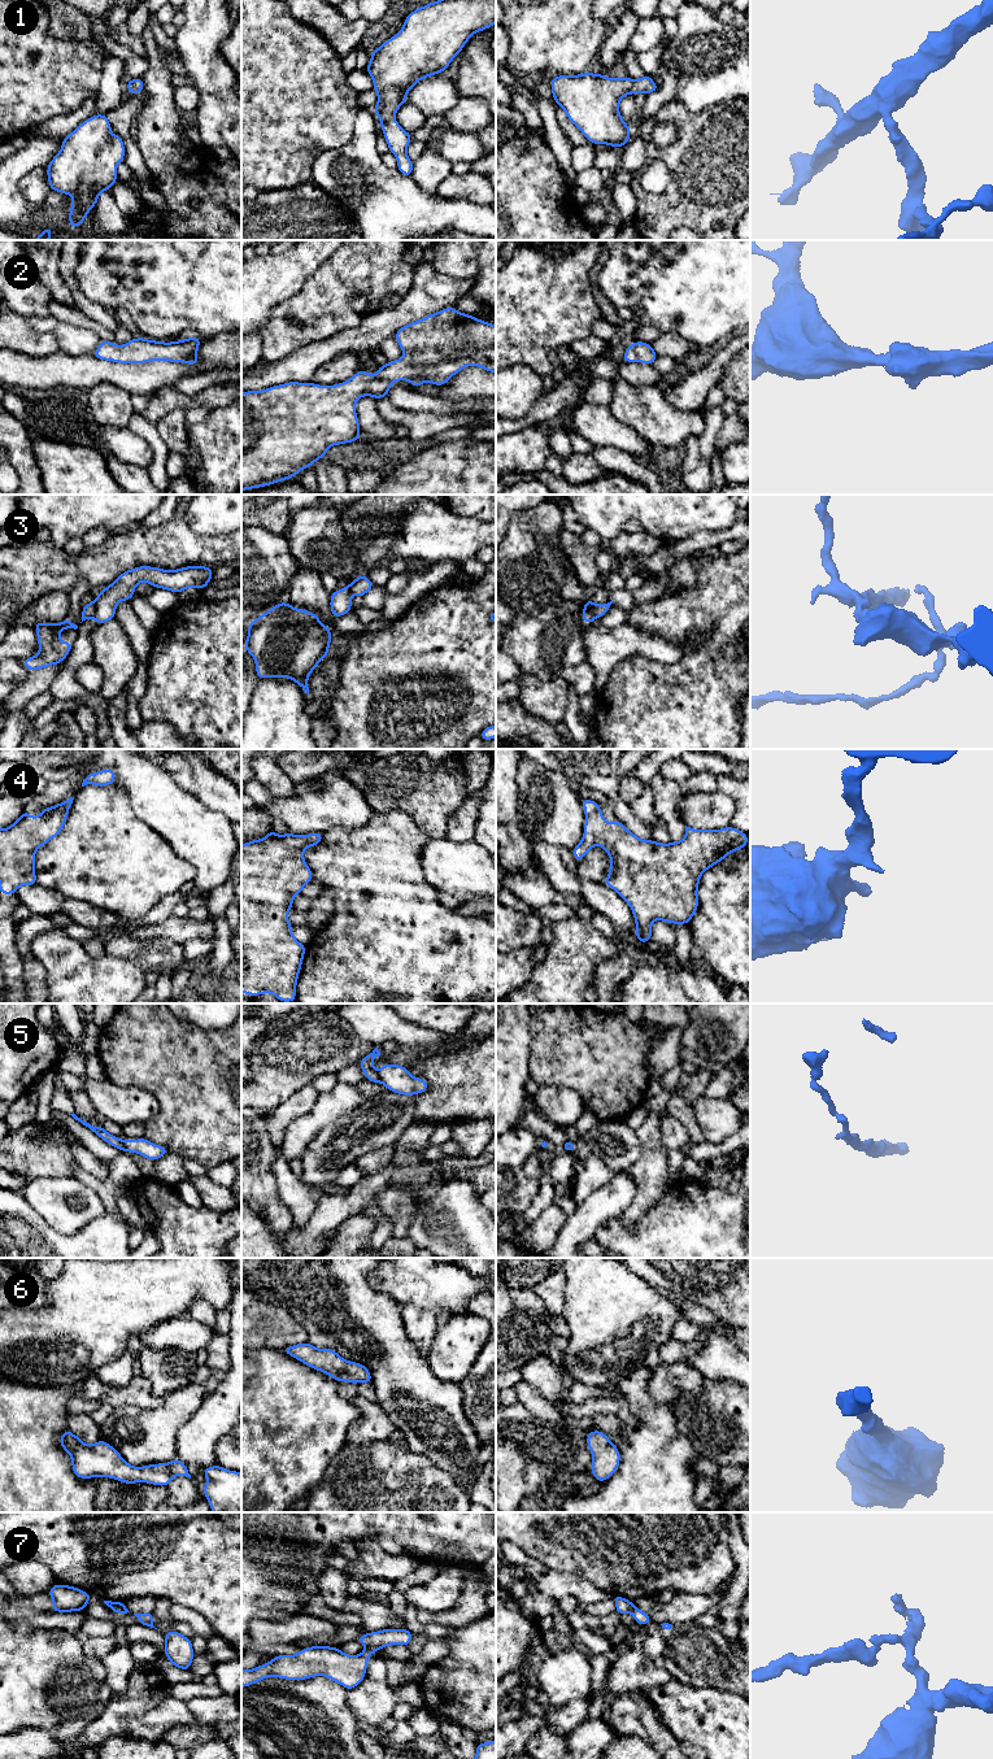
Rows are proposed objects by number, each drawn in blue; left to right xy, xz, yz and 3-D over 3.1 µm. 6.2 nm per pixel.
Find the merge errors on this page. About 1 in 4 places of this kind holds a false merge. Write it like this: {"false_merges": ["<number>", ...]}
{"false_merges": ["3", "5", "7"]}

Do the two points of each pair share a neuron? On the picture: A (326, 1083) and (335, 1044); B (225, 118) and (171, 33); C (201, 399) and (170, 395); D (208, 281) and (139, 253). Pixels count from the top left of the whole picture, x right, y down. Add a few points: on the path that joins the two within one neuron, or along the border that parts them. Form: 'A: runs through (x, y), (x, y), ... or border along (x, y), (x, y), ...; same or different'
A: border along (335, 1072), (319, 1075), (310, 1083); different
B: border along (178, 29), (174, 39); different
C: runs through (194, 400), (178, 400); same
D: runs through (191, 264), (178, 253), (156, 253); same

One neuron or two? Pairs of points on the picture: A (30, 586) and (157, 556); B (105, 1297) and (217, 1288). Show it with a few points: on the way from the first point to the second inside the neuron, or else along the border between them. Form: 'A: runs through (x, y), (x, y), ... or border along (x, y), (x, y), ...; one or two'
A: runs through (61, 570), (101, 565), (113, 556), (126, 556); one
B: runs through (133, 1296), (146, 1288), (190, 1288); one

